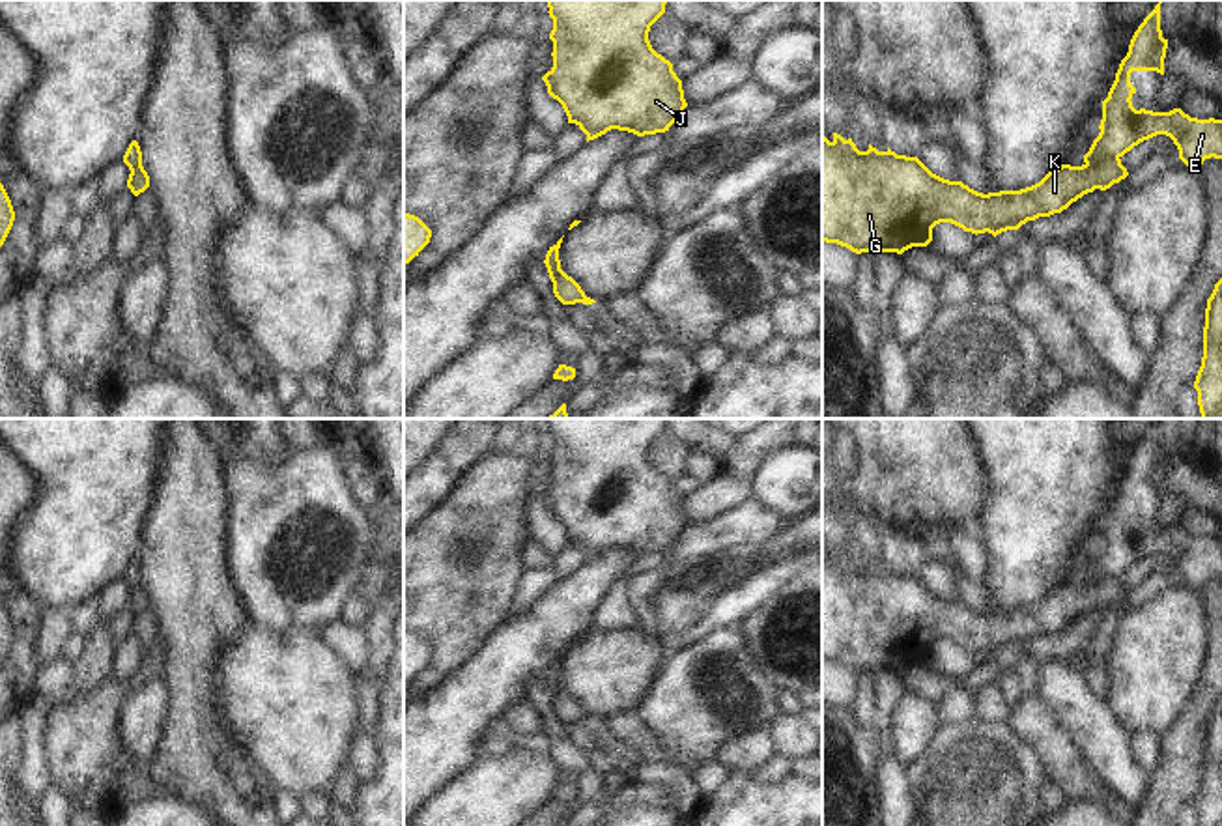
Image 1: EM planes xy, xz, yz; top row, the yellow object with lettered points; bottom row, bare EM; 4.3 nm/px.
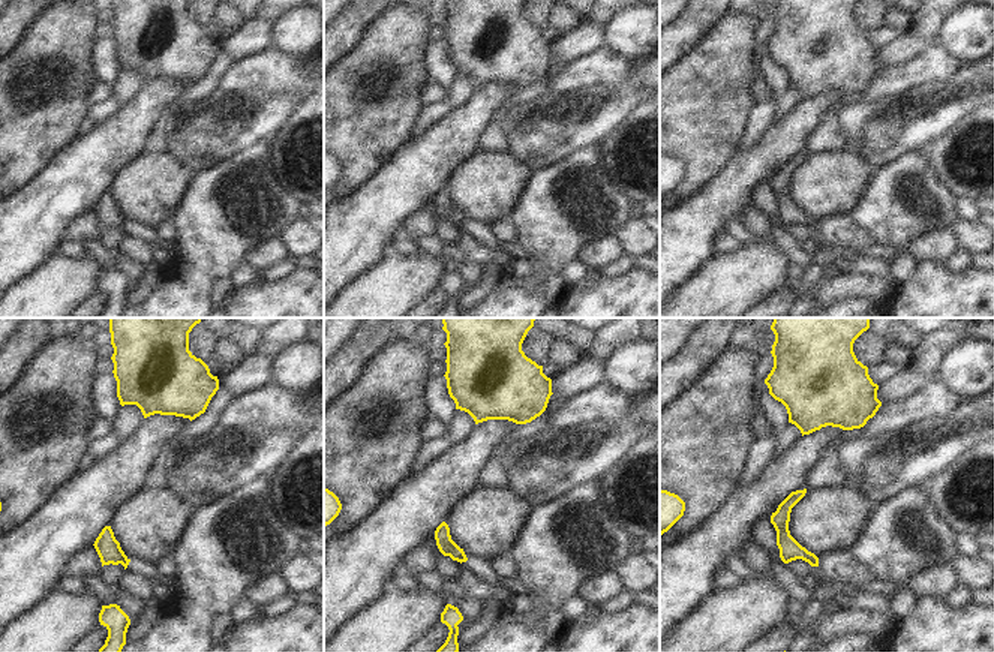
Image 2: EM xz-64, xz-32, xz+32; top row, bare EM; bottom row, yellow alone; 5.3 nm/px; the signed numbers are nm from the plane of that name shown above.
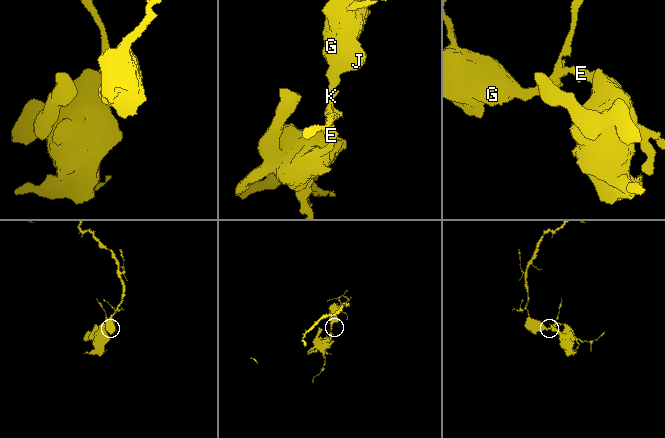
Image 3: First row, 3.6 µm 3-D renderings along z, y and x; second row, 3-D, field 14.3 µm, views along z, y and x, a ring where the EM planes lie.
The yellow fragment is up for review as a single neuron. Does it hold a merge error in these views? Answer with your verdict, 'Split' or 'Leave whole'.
Split

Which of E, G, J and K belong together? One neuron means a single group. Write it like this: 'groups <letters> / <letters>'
groups E / G J K

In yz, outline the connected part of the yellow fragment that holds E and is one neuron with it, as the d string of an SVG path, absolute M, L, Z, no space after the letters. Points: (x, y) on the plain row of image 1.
M1160 422L1144 437L1134 450L1129 471L1121 478L1115 499L1102 520L1101 551L1084 574L1086 583L1106 576L1123 576L1134 564L1157 553L1166 553L1179 568L1179 577L1201 589L1205 577L1222 577L1222 538L1198 538L1181 527L1153 531L1132 525L1136 506L1130 503L1132 490L1157 490L1164 493L1168 458L1160 449Z

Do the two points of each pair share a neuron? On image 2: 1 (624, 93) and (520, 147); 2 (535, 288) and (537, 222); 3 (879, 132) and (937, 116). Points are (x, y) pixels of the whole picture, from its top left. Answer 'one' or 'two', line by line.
1: one
2: one
3: one

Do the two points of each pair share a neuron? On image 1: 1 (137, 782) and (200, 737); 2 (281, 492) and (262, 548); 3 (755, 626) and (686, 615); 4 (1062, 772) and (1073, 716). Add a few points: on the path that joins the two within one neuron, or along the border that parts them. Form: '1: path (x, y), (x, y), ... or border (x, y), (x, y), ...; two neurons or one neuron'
1: border (144, 767), (144, 772), (159, 789); two neurons
2: path (281, 505), (281, 524), (273, 535); one neuron
3: border (774, 597), (761, 602), (735, 625); two neurons
4: border (1043, 701), (1094, 774); two neurons

